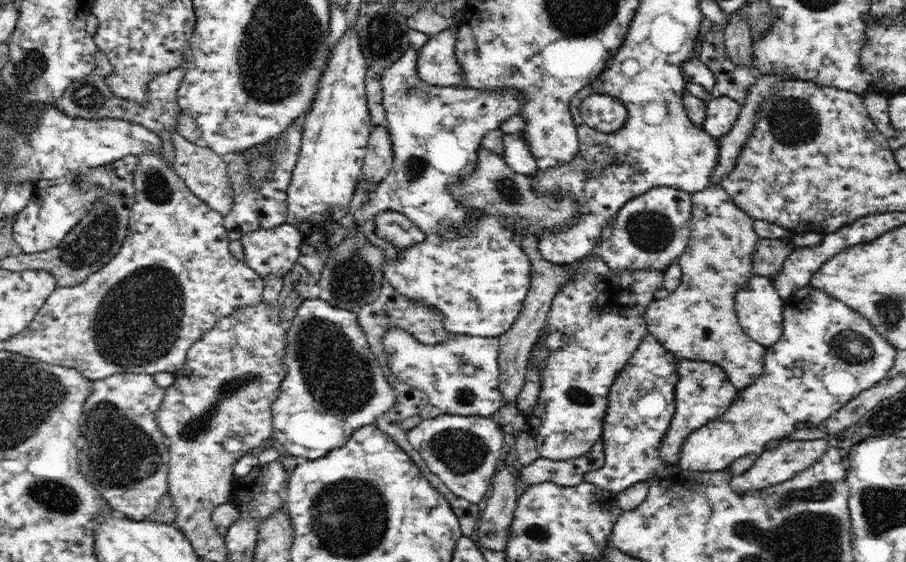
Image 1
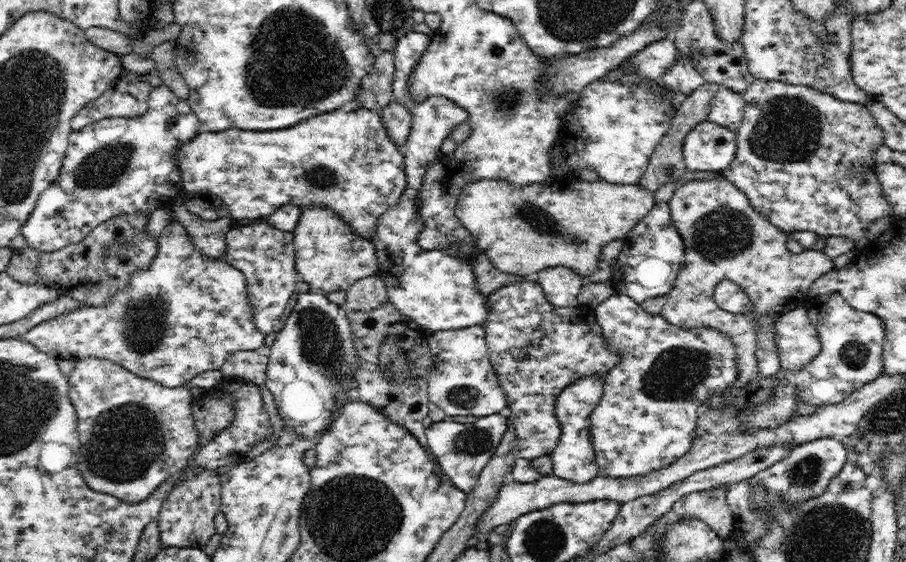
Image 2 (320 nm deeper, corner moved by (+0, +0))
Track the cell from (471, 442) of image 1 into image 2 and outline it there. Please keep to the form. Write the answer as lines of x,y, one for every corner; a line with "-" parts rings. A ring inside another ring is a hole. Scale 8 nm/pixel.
505,412
479,417
474,424
460,424
450,420
434,422
425,428
429,451
434,453
441,470
449,476
449,480
456,488
465,493
471,492
478,482
482,469
498,448
508,422

